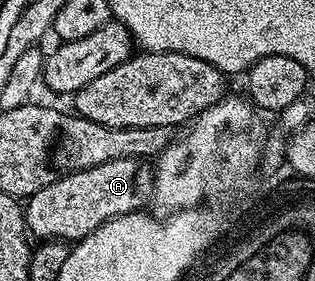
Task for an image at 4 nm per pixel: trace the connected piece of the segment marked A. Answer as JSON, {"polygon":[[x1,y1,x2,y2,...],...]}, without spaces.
{"polygon":[[119,158,60,176,24,201,26,229,41,242,76,242,111,218,142,211,152,199,153,174,141,164,144,163,140,159]]}

